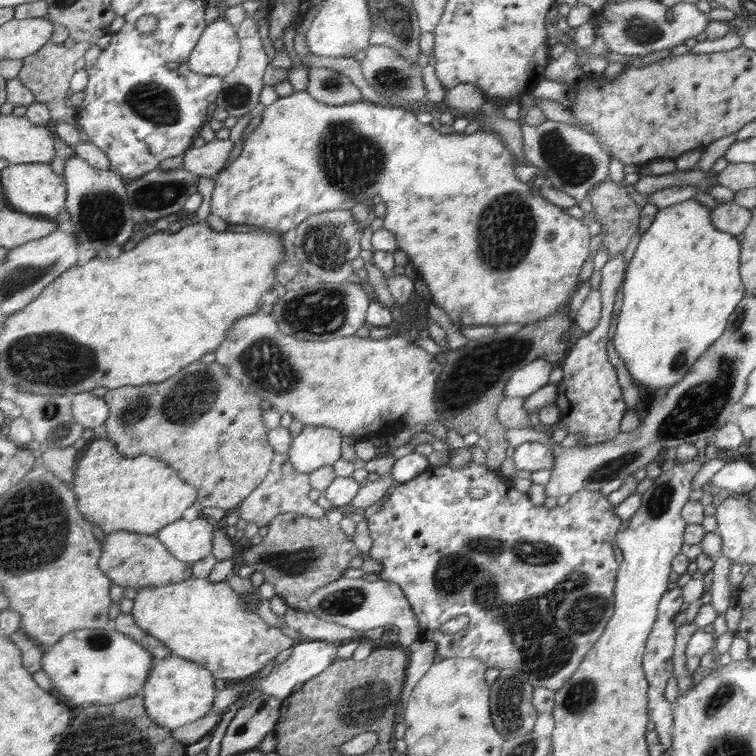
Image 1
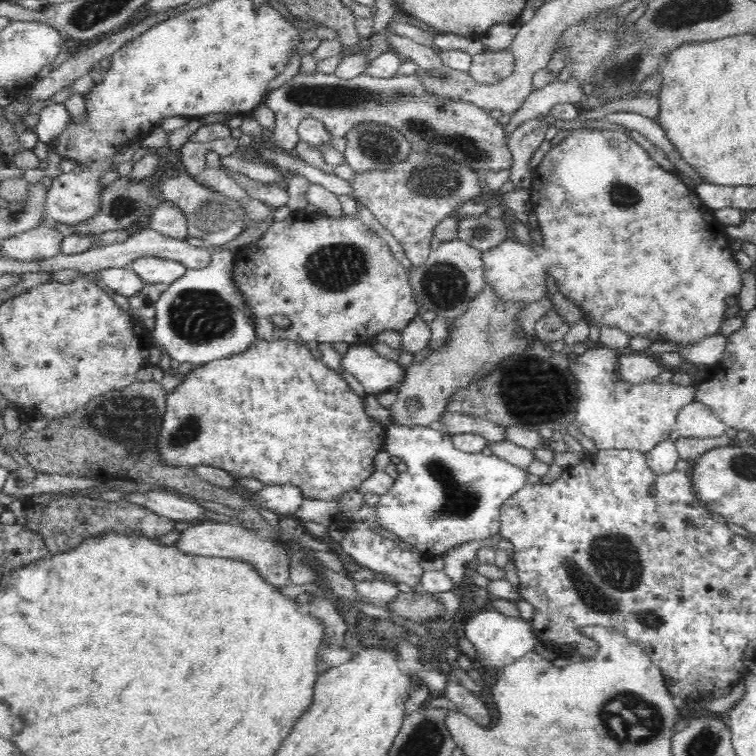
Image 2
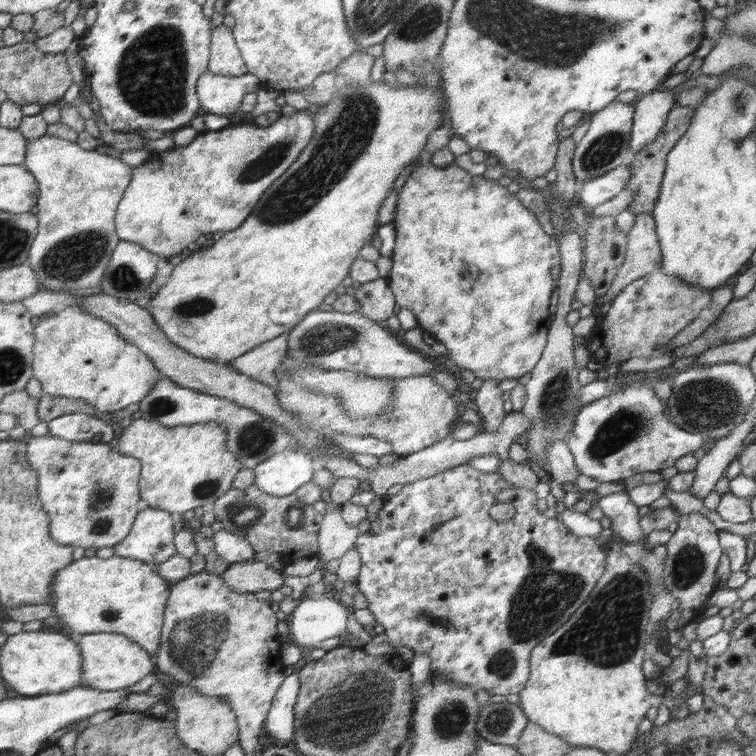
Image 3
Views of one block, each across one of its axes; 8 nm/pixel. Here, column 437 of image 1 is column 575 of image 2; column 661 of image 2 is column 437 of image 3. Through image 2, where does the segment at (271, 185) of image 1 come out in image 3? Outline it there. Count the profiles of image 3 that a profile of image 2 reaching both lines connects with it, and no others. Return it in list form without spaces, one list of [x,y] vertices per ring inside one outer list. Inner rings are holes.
[[[455,162],[446,167],[436,167],[432,163],[416,164],[406,178],[404,186],[398,191],[396,200],[396,216],[392,221],[396,230],[395,247],[392,253],[392,268],[388,276],[389,287],[395,296],[396,307],[411,310],[417,320],[417,326],[430,332],[435,340],[448,350],[448,358],[460,369],[471,370],[477,378],[483,380],[520,379],[529,373],[540,360],[540,354],[546,344],[546,327],[550,318],[550,296],[556,290],[551,270],[562,264],[559,253],[559,241],[549,235],[541,226],[536,214],[524,206],[518,196],[510,194],[497,180],[490,180],[483,175],[474,175],[460,168]]]

